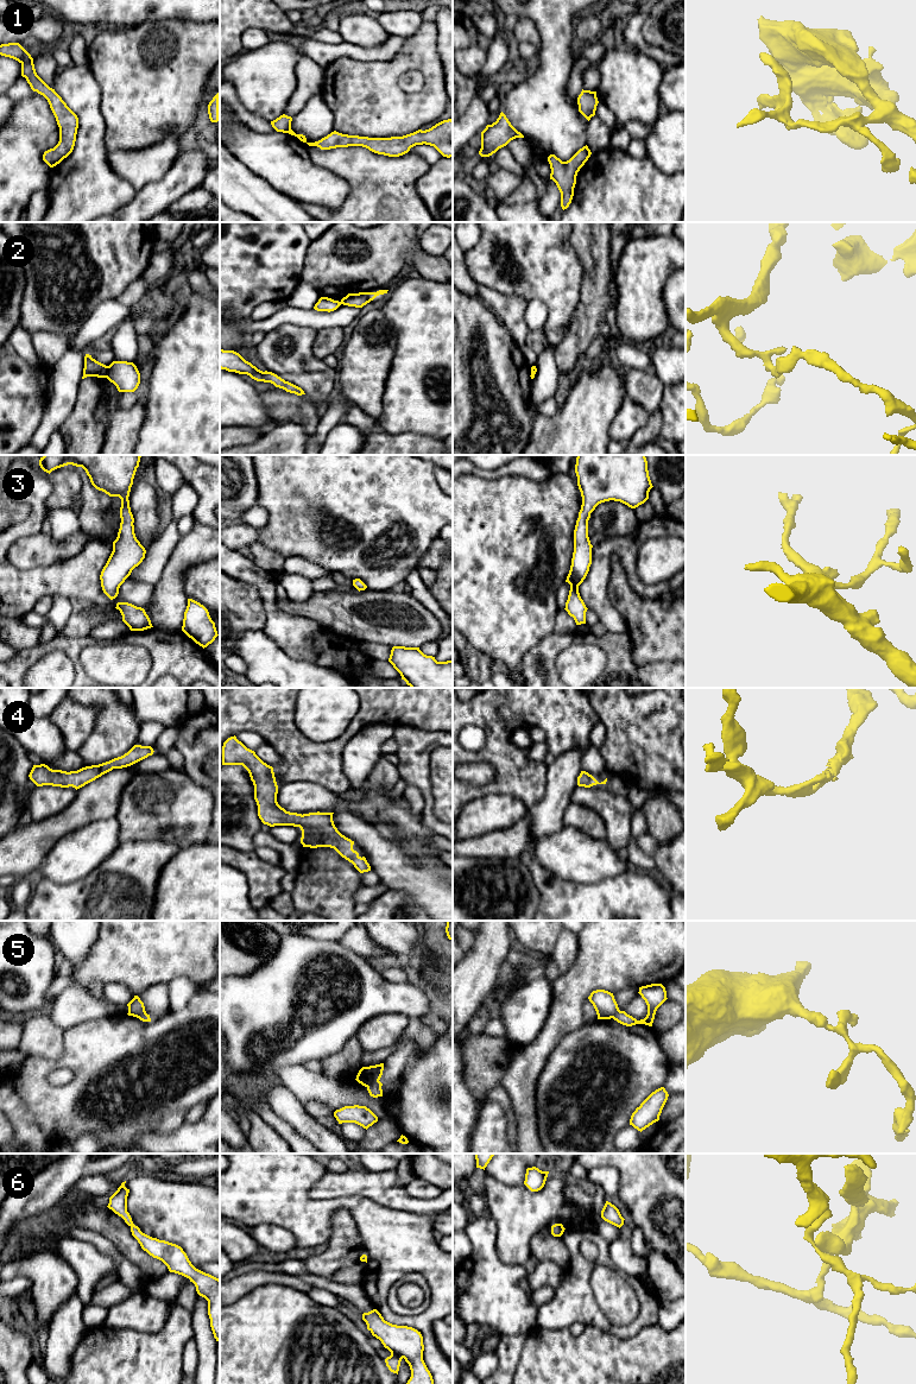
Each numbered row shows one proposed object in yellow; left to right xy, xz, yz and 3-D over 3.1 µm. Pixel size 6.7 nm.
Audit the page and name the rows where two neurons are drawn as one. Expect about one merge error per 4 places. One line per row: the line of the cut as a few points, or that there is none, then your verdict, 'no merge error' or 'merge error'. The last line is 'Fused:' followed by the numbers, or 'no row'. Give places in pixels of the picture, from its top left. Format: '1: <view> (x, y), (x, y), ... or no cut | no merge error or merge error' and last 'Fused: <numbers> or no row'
1: no cut | no merge error
2: xy (108, 366), (108, 373), (105, 377) | merge error
3: no cut | no merge error
4: no cut | no merge error
5: xz (378, 1080), (367, 1087) | merge error
6: no cut | no merge error
Fused: 2, 5

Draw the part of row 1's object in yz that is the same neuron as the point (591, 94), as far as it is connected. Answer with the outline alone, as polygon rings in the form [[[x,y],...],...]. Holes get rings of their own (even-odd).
[[[583,90],[577,97],[579,112],[589,121],[595,115],[599,101],[596,91]]]

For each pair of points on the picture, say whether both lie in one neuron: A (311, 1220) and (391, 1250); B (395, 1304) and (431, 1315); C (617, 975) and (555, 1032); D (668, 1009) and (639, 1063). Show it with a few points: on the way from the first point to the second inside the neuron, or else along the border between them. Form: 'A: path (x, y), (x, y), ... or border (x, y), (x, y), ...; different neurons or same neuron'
A: path (333, 1205), (352, 1204), (377, 1228); same neuron
B: border (429, 1285), (430, 1301), (422, 1310), (392, 1312); different neurons
C: path (598, 975), (567, 1005), (566, 1013); same neuron
D: border (651, 1027), (657, 1034); different neurons

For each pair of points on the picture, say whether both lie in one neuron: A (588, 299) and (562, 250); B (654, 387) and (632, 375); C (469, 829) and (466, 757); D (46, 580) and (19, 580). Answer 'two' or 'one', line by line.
A: two
B: one
C: two
D: one

